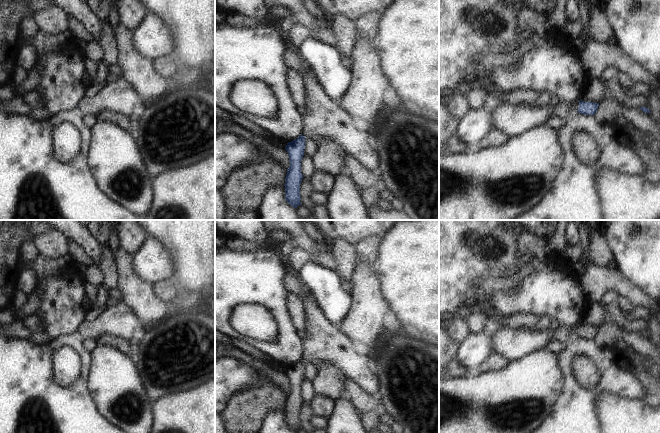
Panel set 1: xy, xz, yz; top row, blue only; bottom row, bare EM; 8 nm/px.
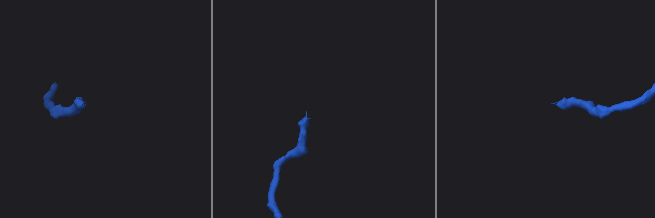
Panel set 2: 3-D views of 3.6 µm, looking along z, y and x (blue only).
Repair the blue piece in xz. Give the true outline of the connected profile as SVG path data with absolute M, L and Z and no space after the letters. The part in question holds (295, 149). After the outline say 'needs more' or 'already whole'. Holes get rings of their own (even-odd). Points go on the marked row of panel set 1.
M300 60L306 73L304 76L305 106L301 110L303 113L303 131L295 140L288 142L285 150L289 155L289 168L285 177L285 199L292 207L297 208L301 205L300 185L303 178L301 173L301 160L304 156L305 139L307 137L330 140L337 144L346 155L353 157L366 169L373 170L378 168L377 152L367 142L369 131L362 132L356 129L351 123L351 116L343 110L340 105L333 101L323 90L316 76L312 73L305 60Z; needs more

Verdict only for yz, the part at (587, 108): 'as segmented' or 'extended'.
extended

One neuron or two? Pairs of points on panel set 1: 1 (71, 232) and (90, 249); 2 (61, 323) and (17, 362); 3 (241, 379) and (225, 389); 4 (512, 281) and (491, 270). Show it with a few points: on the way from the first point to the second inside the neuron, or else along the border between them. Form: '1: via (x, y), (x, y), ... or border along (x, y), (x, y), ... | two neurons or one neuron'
1: via (76, 233), (87, 244) | one neuron
2: border along (74, 333), (56, 336), (49, 342) | two neurons
3: via (237, 379), (229, 385) | one neuron
4: border along (507, 276), (486, 277), (482, 280) | two neurons

